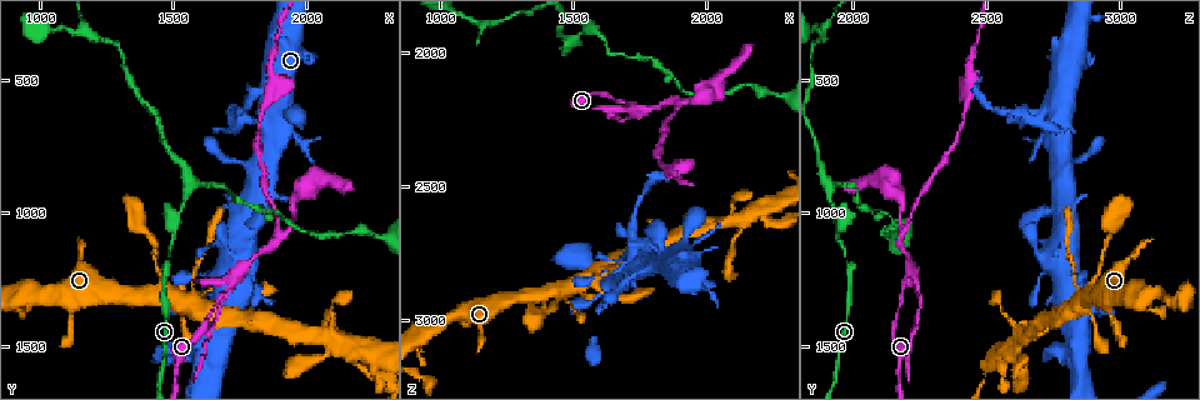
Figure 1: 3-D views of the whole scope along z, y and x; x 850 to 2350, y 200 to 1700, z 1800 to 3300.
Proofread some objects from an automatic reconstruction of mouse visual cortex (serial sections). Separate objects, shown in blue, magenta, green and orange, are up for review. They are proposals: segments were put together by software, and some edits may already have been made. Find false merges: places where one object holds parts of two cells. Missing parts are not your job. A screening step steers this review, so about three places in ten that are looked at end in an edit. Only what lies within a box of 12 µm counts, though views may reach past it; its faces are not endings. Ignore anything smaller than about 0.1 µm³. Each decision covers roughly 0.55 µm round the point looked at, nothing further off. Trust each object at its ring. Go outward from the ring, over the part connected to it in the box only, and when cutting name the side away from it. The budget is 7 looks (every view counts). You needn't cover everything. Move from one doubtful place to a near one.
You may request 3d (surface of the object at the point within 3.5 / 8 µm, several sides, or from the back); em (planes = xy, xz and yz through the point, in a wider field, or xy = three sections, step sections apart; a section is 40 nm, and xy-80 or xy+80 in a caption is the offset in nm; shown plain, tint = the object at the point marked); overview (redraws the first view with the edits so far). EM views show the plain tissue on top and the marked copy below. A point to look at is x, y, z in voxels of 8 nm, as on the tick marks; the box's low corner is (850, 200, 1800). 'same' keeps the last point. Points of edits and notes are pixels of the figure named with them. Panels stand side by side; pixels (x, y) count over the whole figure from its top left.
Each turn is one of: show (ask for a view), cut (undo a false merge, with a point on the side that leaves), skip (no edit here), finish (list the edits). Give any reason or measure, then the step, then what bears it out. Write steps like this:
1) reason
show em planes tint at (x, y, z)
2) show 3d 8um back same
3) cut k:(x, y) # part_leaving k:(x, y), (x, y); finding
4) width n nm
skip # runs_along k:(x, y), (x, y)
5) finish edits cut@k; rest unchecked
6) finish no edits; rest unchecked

sharp bend
show 3d 3.5um at (1720, 650, 2700)

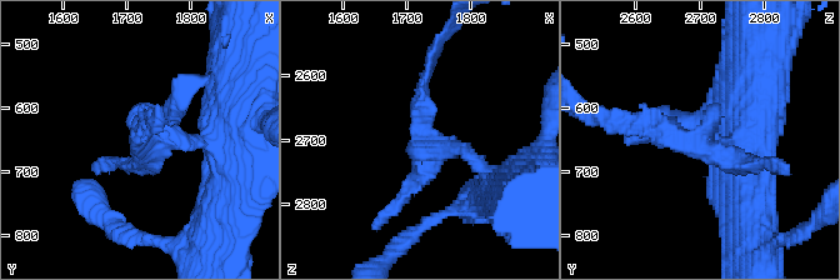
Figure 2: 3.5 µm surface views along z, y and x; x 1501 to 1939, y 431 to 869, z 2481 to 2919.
show em xy step 1 tint at (1720, 650, 2690)

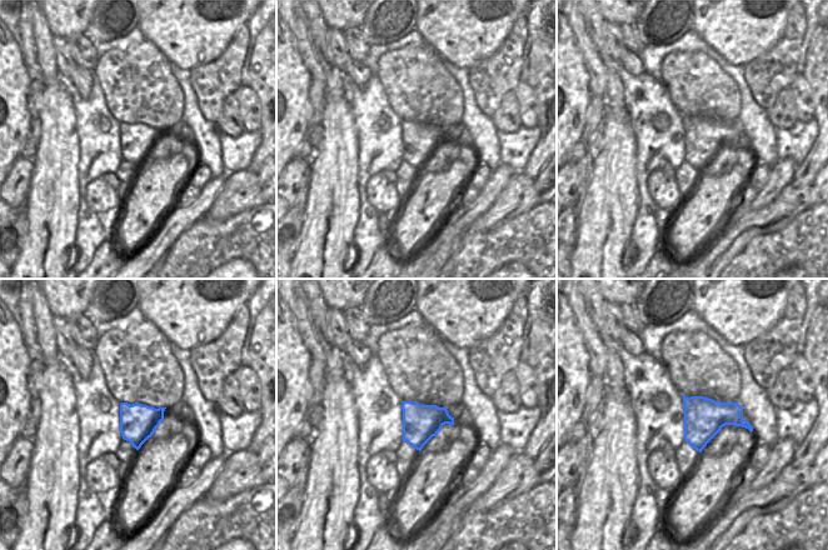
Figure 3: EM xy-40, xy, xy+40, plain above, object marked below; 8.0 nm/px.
cut 2:(411, 188) # border 3:(688, 398), (698, 414), (723, 425); a second cell is stuck on

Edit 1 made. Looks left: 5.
show 3d 3.5um at (1560, 900, 1910)

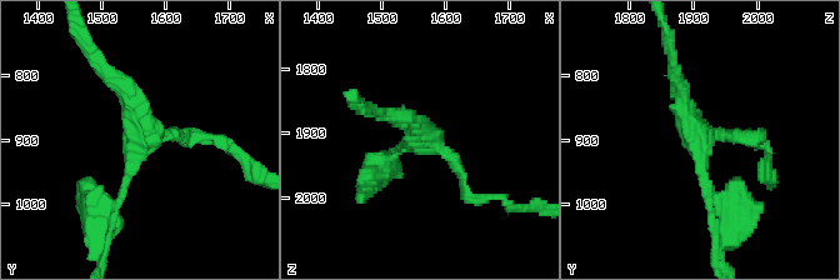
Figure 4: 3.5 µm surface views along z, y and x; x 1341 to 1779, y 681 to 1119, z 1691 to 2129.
arms 3; arm_widths 100, 150, 200 nm
show em xy step 3 tint at (1560, 905, 1915)

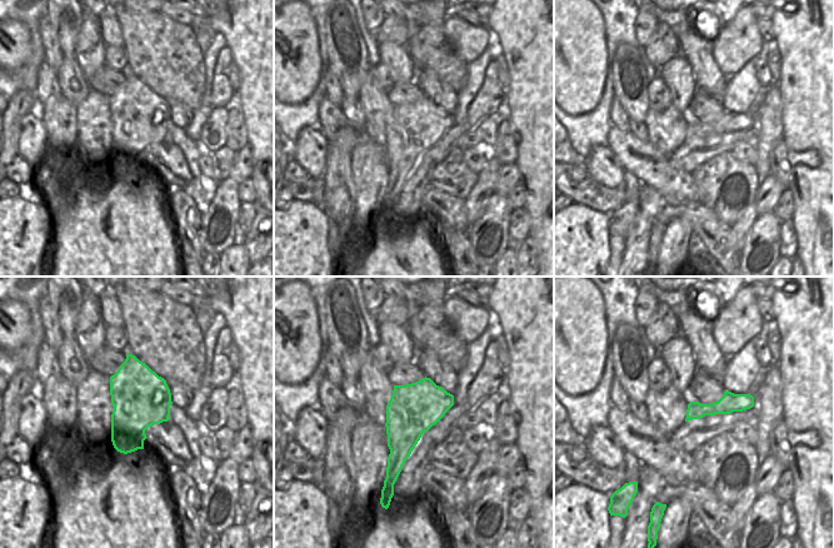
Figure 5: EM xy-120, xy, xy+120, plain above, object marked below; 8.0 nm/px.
skip # runs_along 5:(750, 399), (694, 410), (689, 416); one cell here

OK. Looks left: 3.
sudden change in width
show 3d 3.5um at (1700, 1280, 2190)

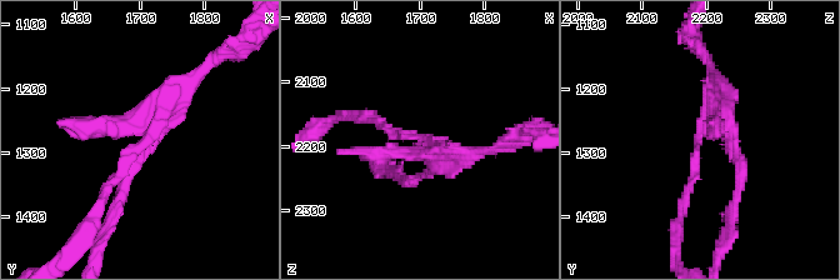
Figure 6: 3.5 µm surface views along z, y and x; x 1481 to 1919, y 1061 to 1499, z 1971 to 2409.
show em xy step 2 tint at (1705, 1285, 2185)

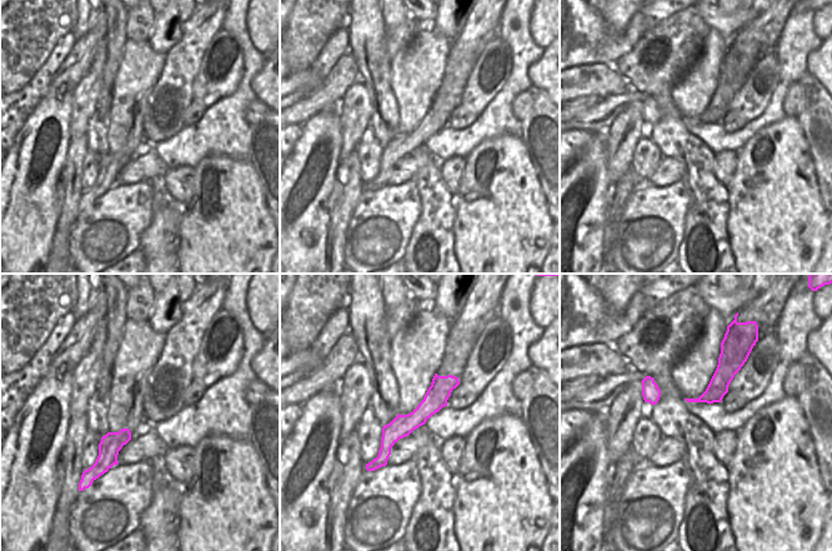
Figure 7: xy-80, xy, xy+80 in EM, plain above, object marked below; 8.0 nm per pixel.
cut 6:(385, 155) # part_leaving 6:(434, 148), (458, 158), (519, 135); a second cell is stuck on

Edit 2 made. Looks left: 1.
finish edits cut@2, cut@6; rest unchecked

